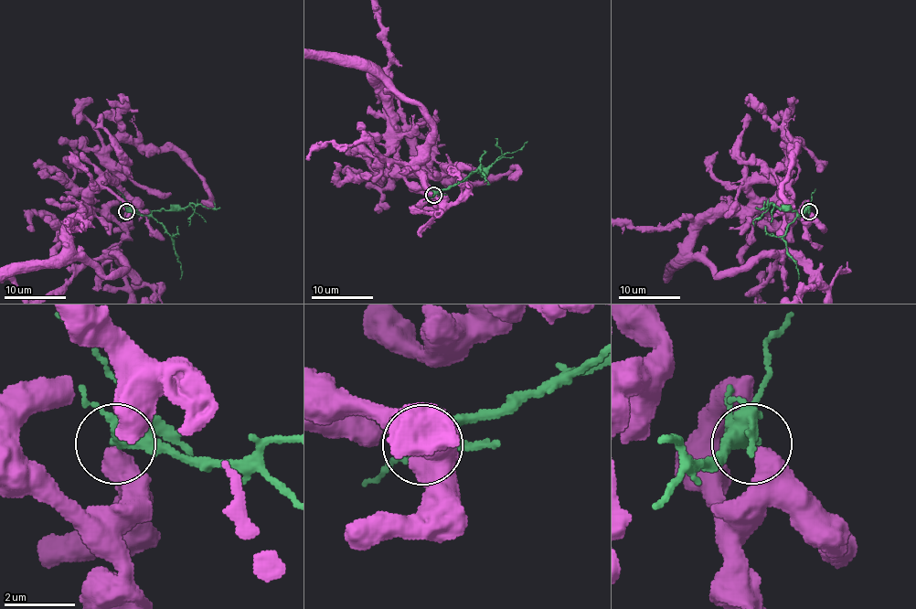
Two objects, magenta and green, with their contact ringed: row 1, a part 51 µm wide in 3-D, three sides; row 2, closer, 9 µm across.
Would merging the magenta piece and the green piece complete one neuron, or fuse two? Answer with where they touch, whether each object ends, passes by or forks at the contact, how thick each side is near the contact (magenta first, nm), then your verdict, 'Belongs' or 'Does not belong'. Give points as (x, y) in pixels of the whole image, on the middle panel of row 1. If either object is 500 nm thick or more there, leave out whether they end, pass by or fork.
Place: (433, 195). Thickness 600 nm (magenta) against 320 nm. Does not belong

